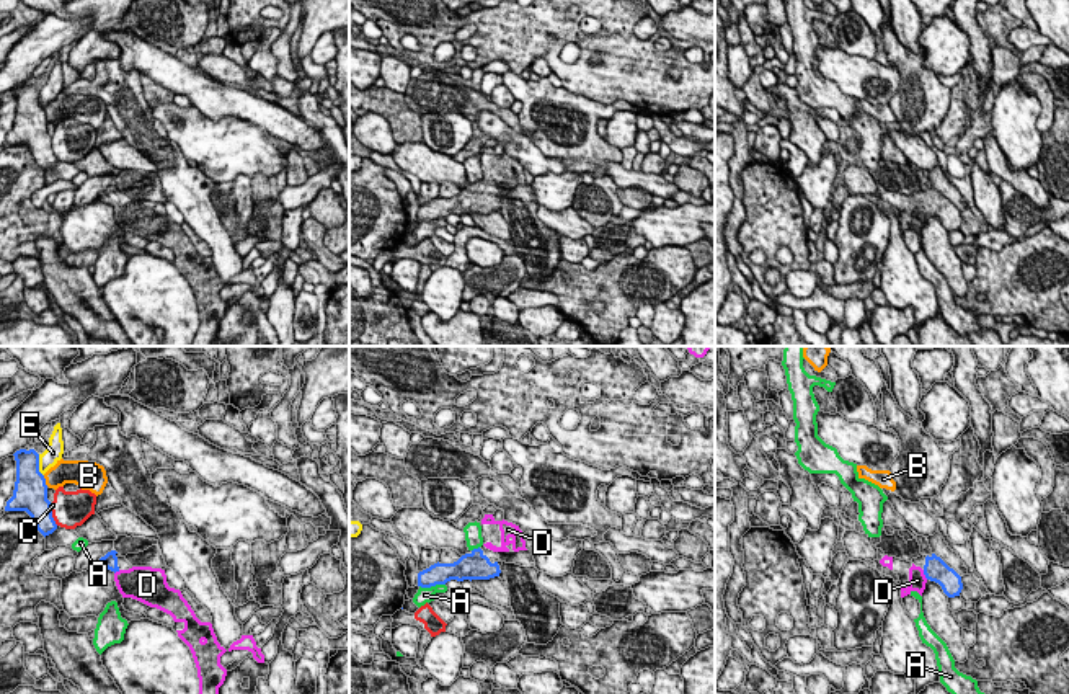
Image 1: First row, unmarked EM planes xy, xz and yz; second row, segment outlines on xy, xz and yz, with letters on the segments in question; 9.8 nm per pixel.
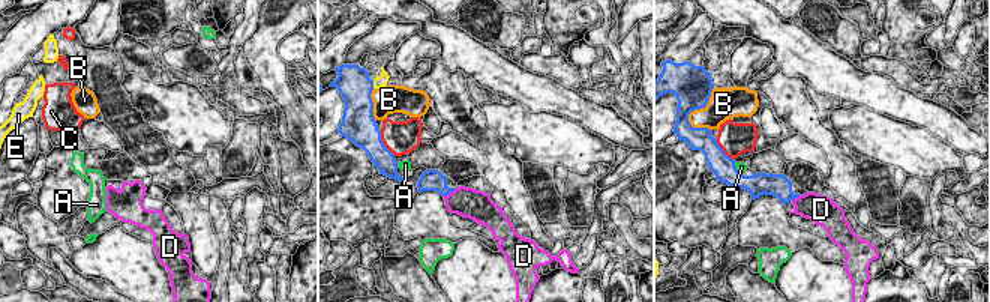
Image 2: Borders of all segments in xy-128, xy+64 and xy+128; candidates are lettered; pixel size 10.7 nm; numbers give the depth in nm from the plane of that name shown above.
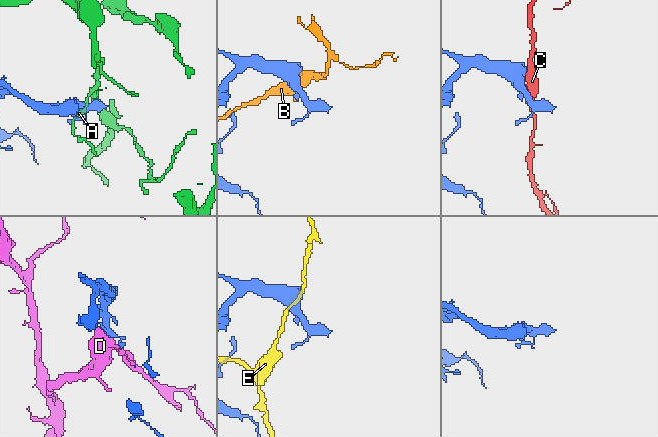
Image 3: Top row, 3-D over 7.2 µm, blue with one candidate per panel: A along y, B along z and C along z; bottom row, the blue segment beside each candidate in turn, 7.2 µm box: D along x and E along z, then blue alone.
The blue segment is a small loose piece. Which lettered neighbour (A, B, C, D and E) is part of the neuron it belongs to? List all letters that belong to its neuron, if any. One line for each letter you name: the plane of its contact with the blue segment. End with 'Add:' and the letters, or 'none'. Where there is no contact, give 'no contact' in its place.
D: yz
Add: D

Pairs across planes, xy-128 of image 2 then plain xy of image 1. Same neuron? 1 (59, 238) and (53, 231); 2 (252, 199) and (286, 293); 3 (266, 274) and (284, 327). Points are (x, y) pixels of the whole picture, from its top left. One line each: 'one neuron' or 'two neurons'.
1: two neurons
2: one neuron
3: two neurons

